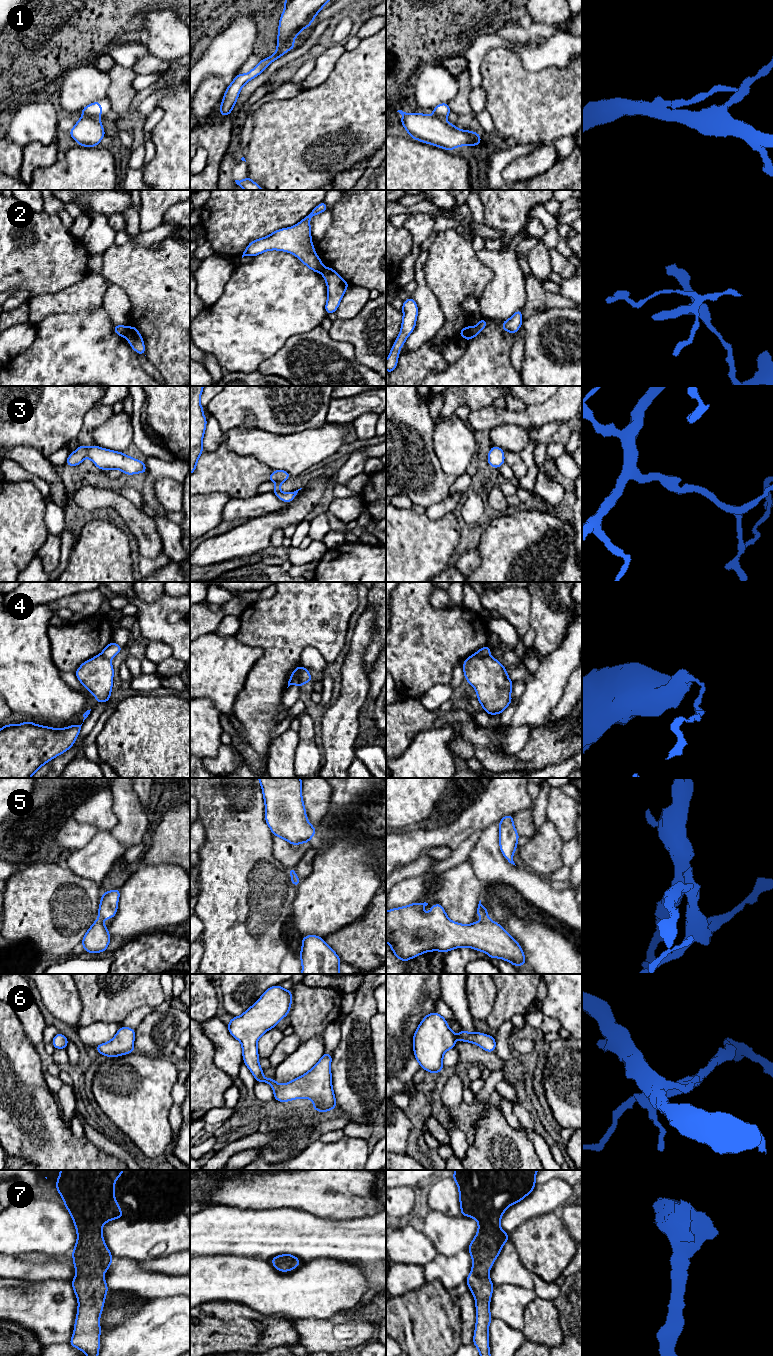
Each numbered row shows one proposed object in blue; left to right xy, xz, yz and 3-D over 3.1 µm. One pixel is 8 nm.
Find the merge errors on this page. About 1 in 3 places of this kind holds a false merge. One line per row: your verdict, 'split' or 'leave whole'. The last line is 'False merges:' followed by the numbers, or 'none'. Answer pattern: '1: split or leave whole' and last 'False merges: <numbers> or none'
1: leave whole
2: split
3: leave whole
4: split
5: leave whole
6: leave whole
7: leave whole
False merges: 2, 4

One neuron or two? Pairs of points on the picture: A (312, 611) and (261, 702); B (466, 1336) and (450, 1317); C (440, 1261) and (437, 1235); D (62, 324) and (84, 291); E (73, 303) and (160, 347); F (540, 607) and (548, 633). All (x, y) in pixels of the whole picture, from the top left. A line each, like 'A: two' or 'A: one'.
A: one
B: two
C: two
D: two
E: two
F: one

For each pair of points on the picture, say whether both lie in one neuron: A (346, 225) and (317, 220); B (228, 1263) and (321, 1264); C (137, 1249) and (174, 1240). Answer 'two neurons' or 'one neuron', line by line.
A: two neurons
B: one neuron
C: one neuron

